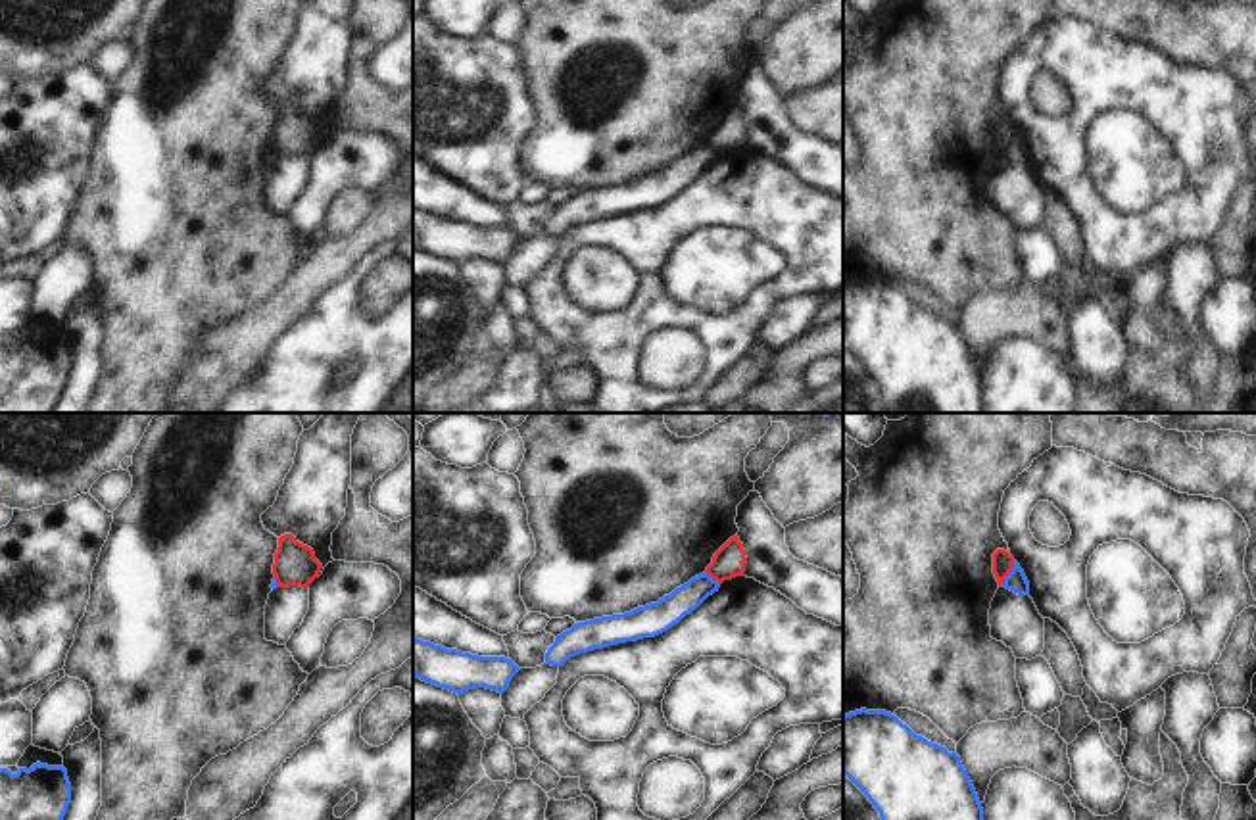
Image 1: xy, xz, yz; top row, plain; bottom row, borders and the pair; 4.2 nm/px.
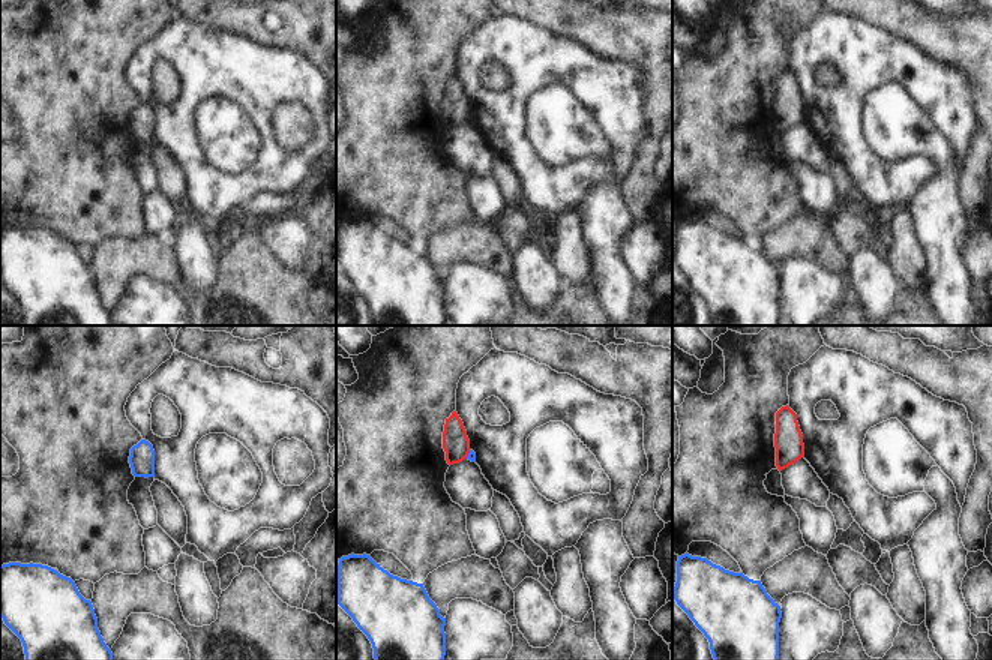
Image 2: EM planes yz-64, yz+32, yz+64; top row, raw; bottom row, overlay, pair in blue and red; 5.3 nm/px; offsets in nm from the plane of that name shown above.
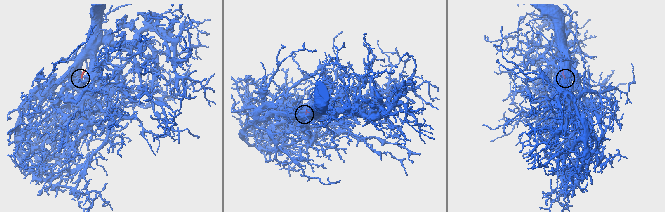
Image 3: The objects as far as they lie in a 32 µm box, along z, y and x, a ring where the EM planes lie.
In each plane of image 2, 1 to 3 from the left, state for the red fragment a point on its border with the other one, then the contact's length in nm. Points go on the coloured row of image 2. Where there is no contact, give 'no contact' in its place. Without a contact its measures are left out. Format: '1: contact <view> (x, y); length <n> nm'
1: no contact
2: contact yz+32 (468, 455); length 50 nm
3: no contact

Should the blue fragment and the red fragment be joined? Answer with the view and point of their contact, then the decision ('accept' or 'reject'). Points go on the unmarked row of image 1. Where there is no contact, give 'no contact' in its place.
yz (1009, 144) | reject

